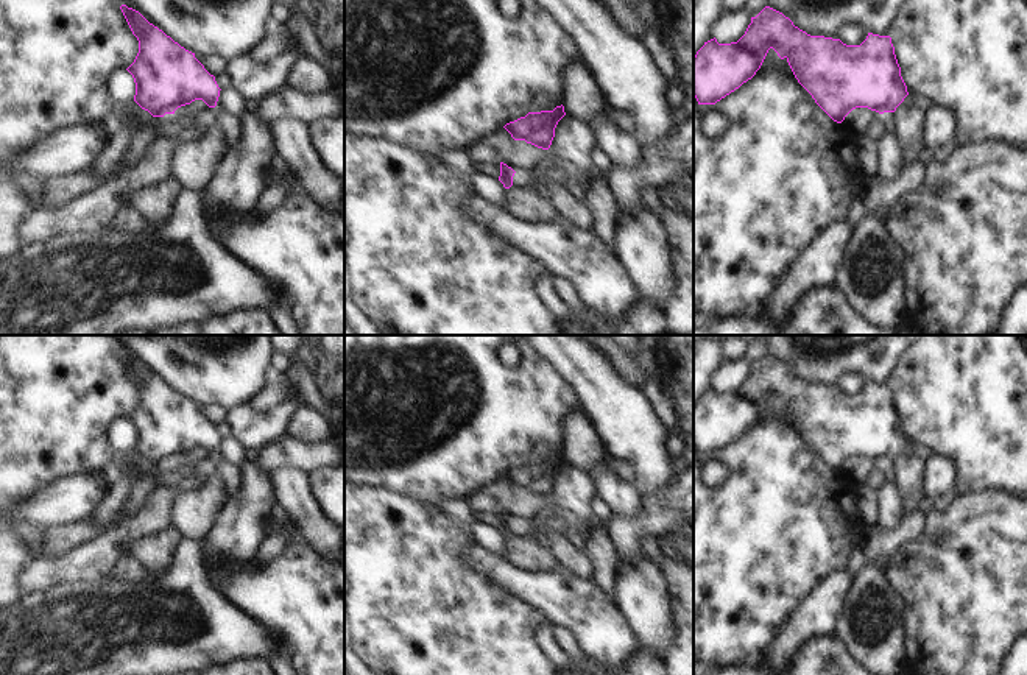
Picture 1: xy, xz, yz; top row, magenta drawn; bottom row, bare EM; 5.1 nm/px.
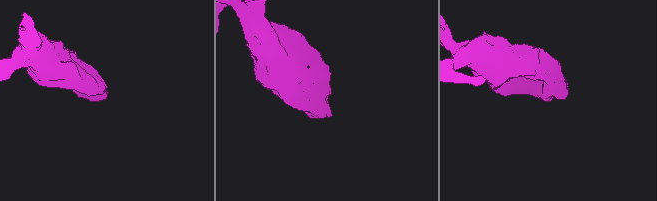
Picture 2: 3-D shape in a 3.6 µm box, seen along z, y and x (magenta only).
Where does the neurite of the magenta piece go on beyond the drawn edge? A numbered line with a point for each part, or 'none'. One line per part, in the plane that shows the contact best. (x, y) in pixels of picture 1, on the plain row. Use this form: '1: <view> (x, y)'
none

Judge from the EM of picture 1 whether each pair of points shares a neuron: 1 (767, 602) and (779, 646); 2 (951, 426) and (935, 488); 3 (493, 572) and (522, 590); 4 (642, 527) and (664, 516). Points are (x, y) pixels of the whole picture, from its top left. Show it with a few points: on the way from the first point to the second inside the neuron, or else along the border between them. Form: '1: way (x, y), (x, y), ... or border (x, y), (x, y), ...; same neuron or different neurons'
1: border (798, 607), (781, 627), (762, 658); different neurons
2: border (929, 451), (952, 462), (956, 485); different neurons
3: way (501, 572), (515, 582); same neuron
4: way (647, 524), (659, 516); same neuron

